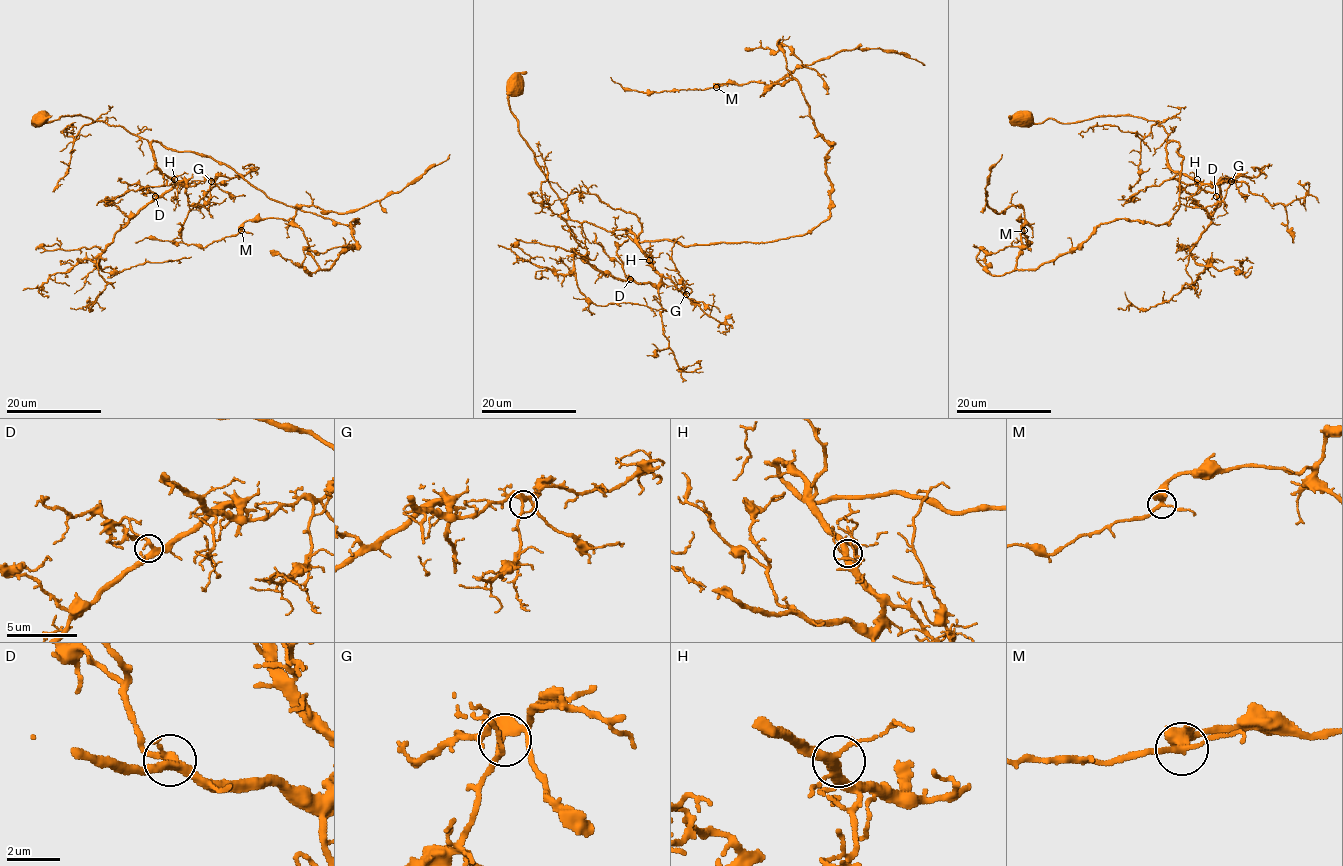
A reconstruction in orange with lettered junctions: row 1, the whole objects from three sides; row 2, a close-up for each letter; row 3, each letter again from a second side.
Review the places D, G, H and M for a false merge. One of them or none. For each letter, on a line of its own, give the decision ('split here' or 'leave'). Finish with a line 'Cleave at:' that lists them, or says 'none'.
D: leave
G: leave
H: leave
M: leave
Cleave at: none

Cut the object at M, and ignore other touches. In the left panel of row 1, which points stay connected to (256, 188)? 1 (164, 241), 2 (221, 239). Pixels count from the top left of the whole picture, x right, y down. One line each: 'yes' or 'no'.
1: no
2: no

